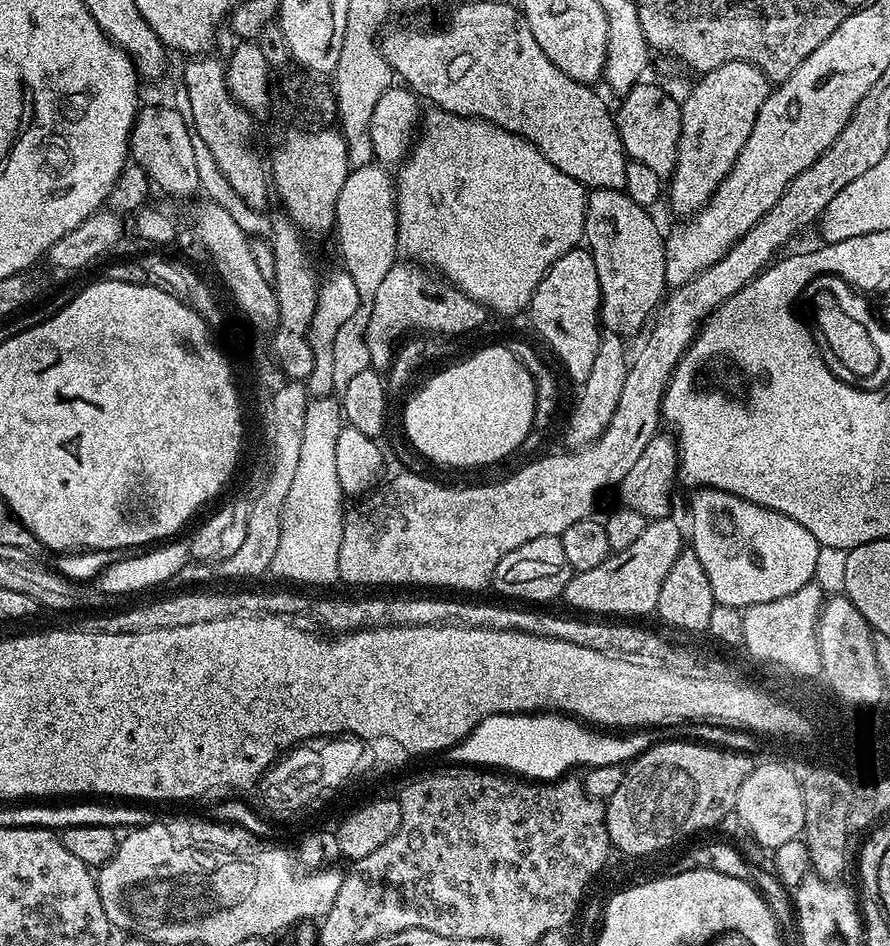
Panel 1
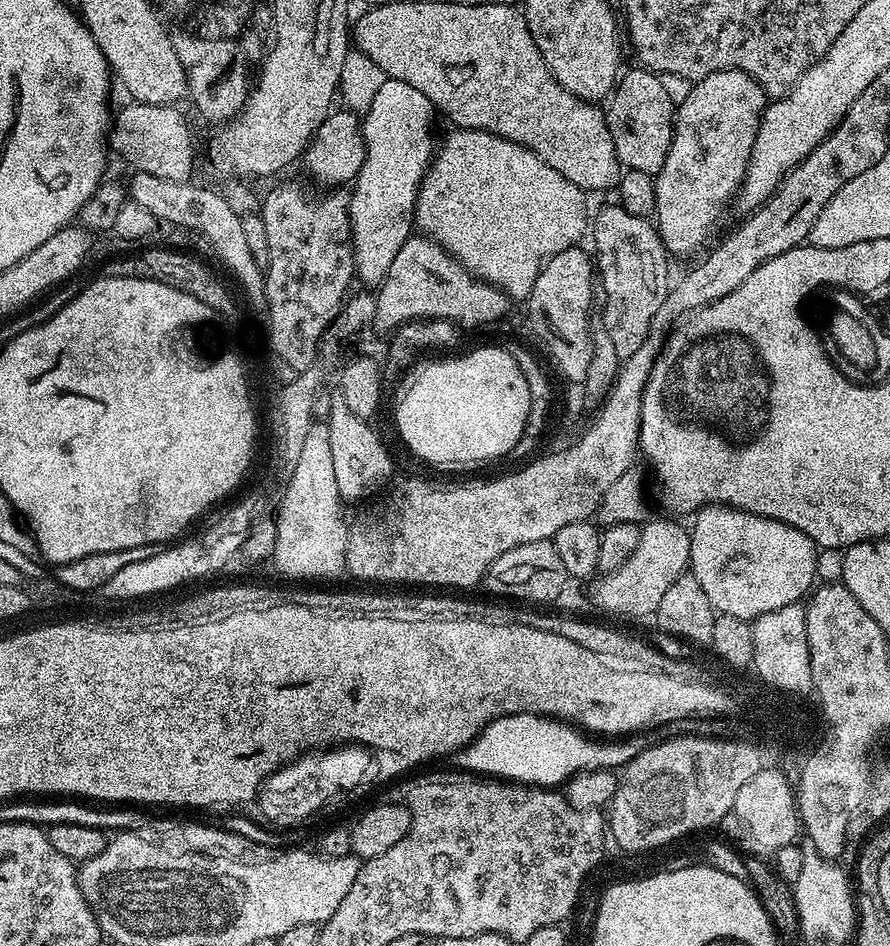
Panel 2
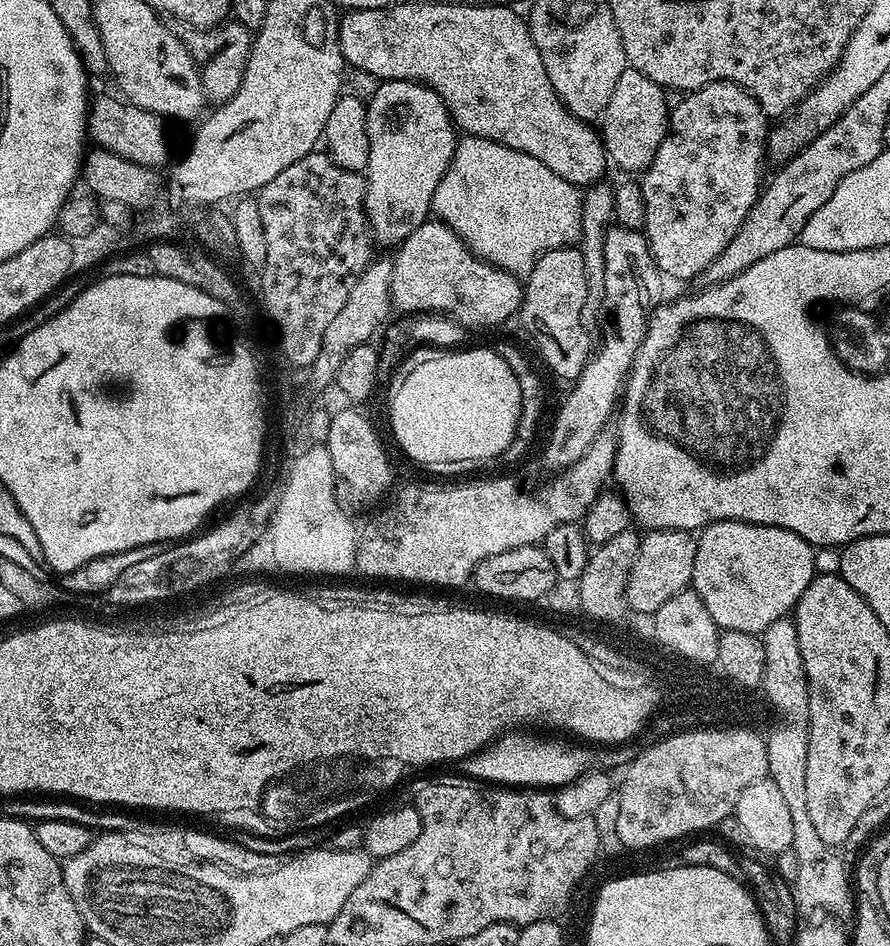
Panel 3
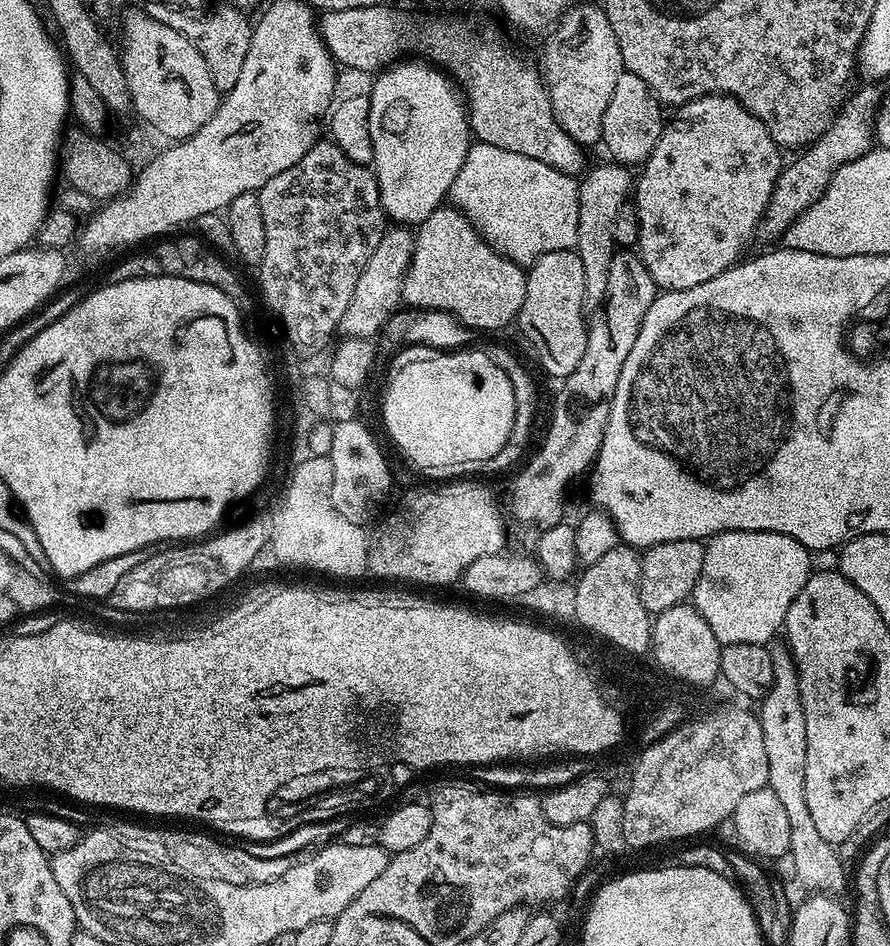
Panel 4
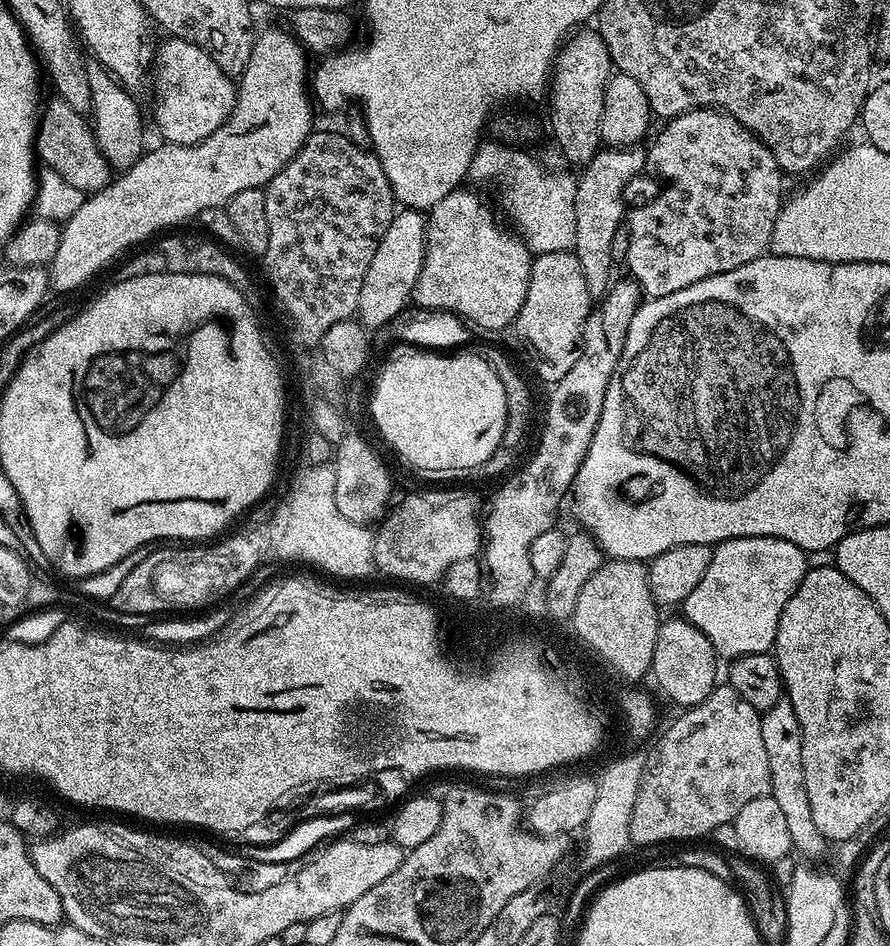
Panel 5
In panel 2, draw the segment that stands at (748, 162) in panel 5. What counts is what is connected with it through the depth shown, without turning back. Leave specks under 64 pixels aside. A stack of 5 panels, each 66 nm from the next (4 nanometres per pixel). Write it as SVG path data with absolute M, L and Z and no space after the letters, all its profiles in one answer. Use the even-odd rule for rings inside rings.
M718 70L689 88L684 101L676 104L670 150L654 176L654 223L672 258L694 255L715 234L728 207L733 207L766 107L762 86L742 70Z

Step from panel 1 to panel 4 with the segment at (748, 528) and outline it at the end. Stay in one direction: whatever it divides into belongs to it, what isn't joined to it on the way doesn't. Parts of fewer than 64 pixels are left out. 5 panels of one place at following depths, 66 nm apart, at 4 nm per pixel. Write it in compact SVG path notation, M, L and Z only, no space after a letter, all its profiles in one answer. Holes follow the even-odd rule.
M730 530L711 537L704 545L702 574L690 600L710 622L714 638L726 644L767 645L783 629L790 602L812 575L812 558L807 548L787 534Z

